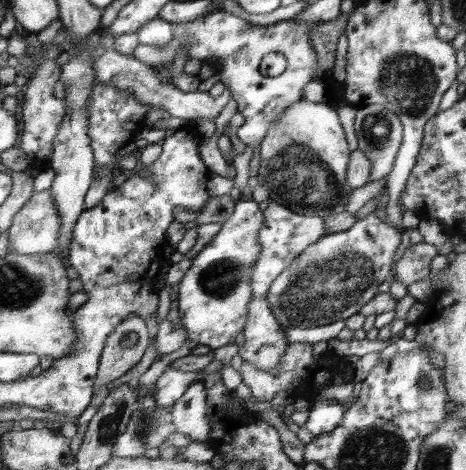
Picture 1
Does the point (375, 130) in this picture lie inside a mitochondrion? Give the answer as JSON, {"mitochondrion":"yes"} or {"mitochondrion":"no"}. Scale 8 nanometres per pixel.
{"mitochondrion":"yes"}

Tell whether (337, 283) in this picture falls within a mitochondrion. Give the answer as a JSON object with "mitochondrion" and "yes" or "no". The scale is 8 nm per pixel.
{"mitochondrion":"yes"}

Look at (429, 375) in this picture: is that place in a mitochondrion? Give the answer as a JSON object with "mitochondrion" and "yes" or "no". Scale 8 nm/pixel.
{"mitochondrion":"no"}

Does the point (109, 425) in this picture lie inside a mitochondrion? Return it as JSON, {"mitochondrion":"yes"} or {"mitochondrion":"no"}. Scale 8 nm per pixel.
{"mitochondrion":"yes"}

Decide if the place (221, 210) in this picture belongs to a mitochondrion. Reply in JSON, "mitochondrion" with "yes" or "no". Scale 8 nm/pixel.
{"mitochondrion":"no"}

